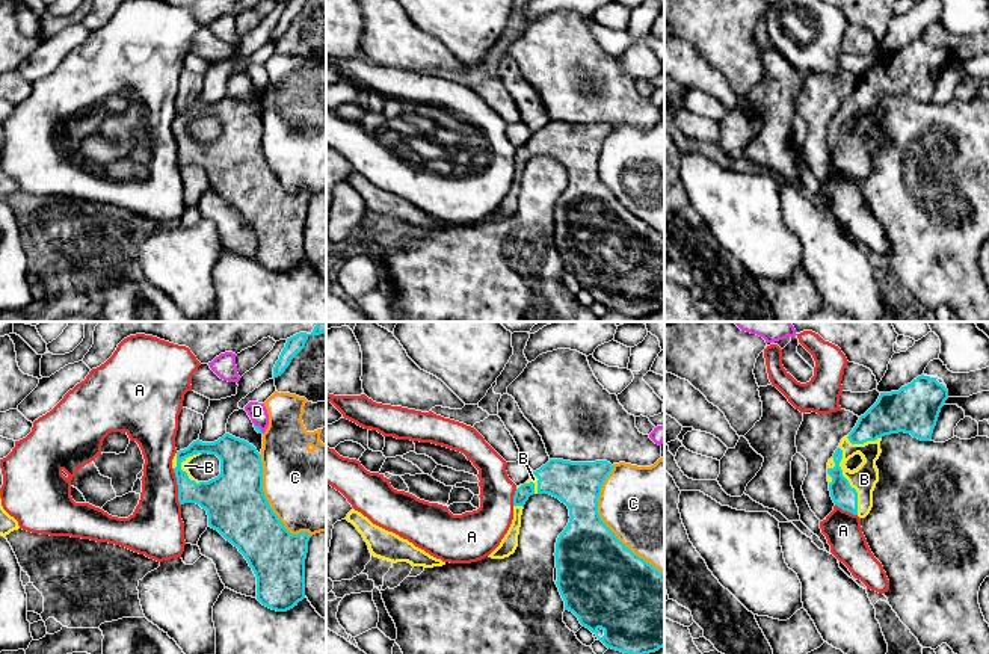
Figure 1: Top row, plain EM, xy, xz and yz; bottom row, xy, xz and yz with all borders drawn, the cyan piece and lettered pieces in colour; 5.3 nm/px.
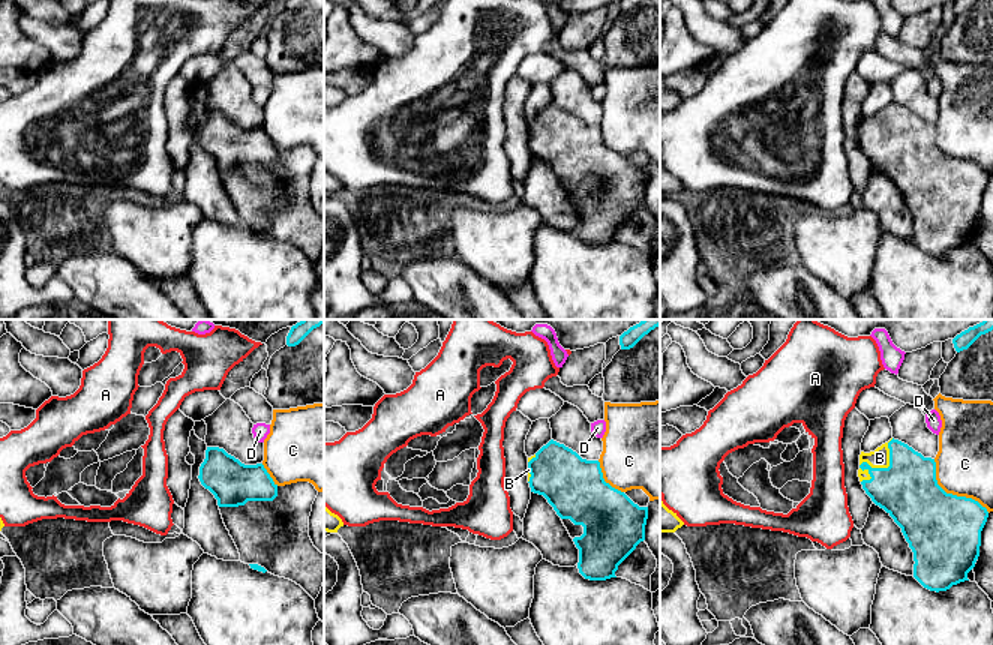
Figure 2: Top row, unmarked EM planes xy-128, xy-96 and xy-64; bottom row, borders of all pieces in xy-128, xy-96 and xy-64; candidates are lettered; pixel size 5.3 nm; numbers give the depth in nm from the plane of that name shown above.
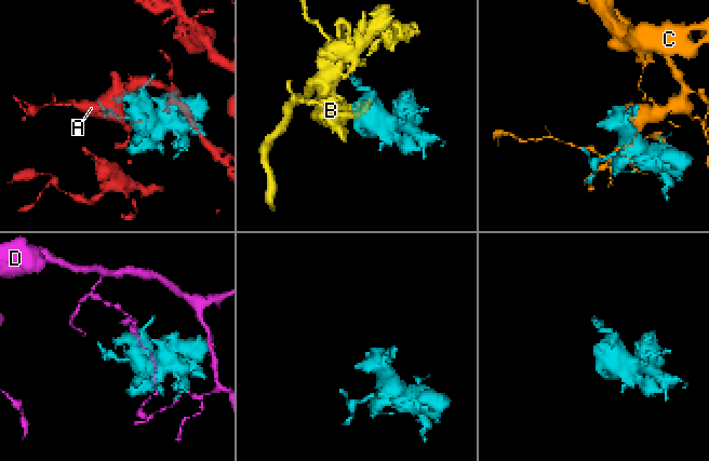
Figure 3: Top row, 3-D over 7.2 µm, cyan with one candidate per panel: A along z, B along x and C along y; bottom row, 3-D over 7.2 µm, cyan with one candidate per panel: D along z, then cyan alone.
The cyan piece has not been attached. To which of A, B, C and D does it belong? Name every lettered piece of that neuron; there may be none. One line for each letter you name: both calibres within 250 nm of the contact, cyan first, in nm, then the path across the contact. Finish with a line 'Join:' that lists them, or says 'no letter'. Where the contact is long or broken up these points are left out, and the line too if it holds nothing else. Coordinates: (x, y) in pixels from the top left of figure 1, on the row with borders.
B: 130 nm thick on the cyan side, 140 nm on the other
Join: B

